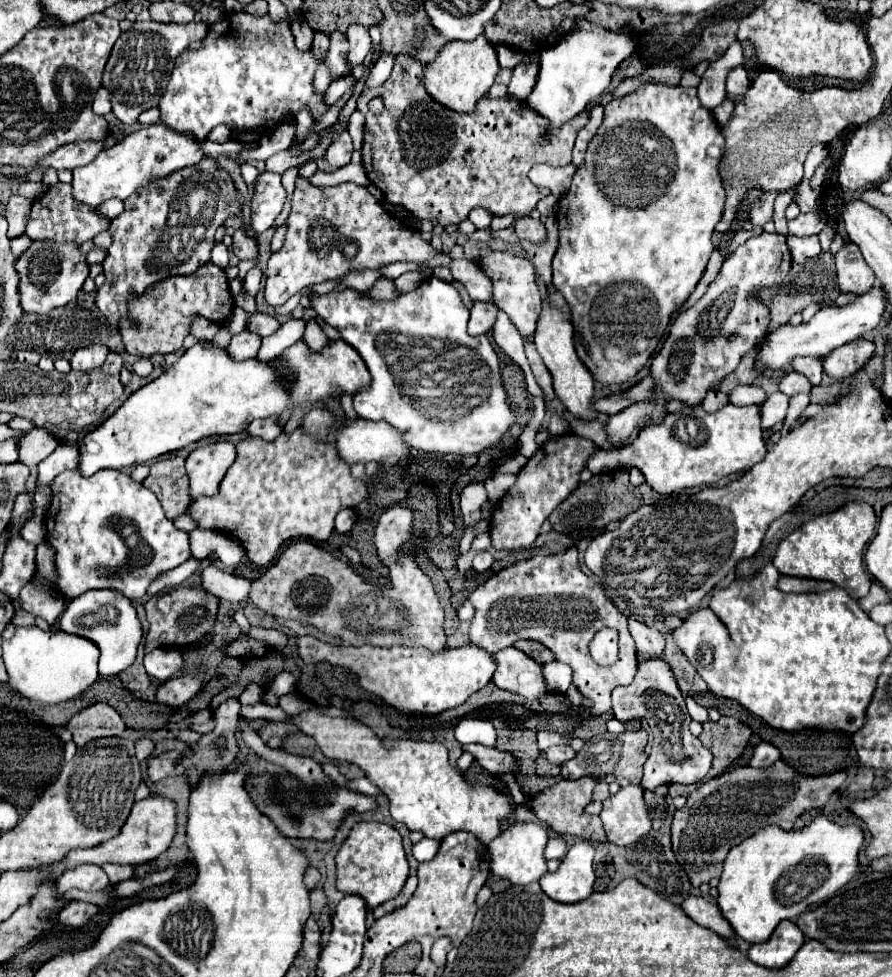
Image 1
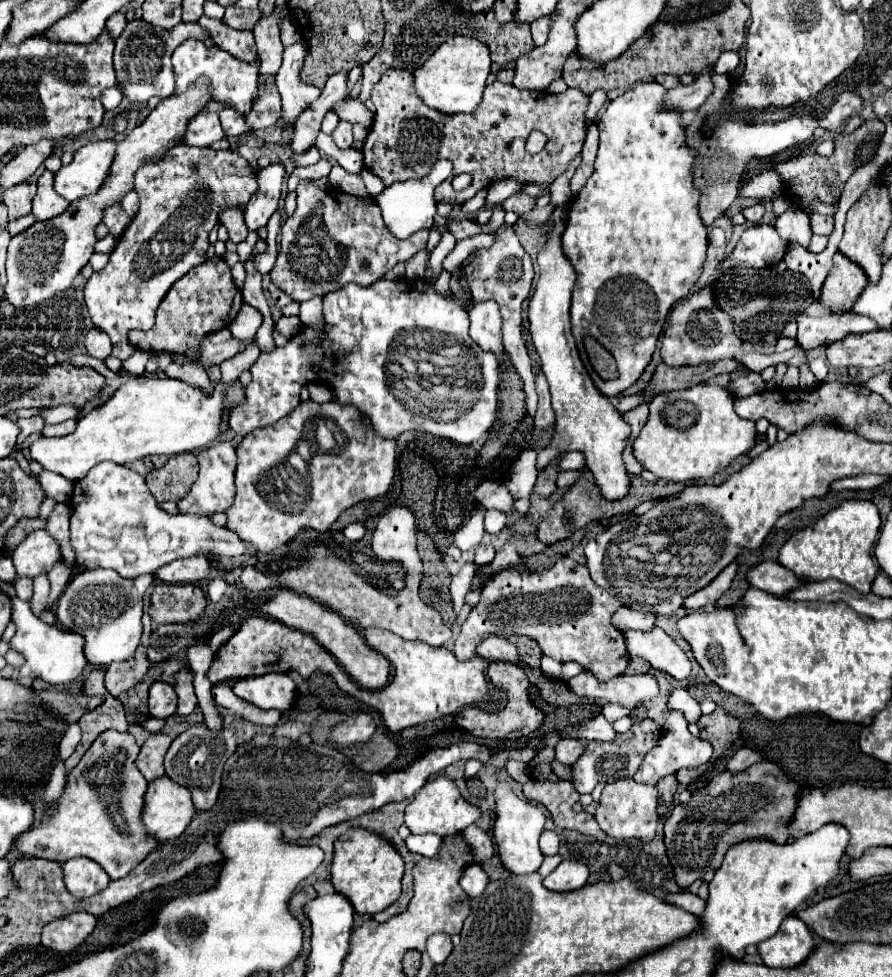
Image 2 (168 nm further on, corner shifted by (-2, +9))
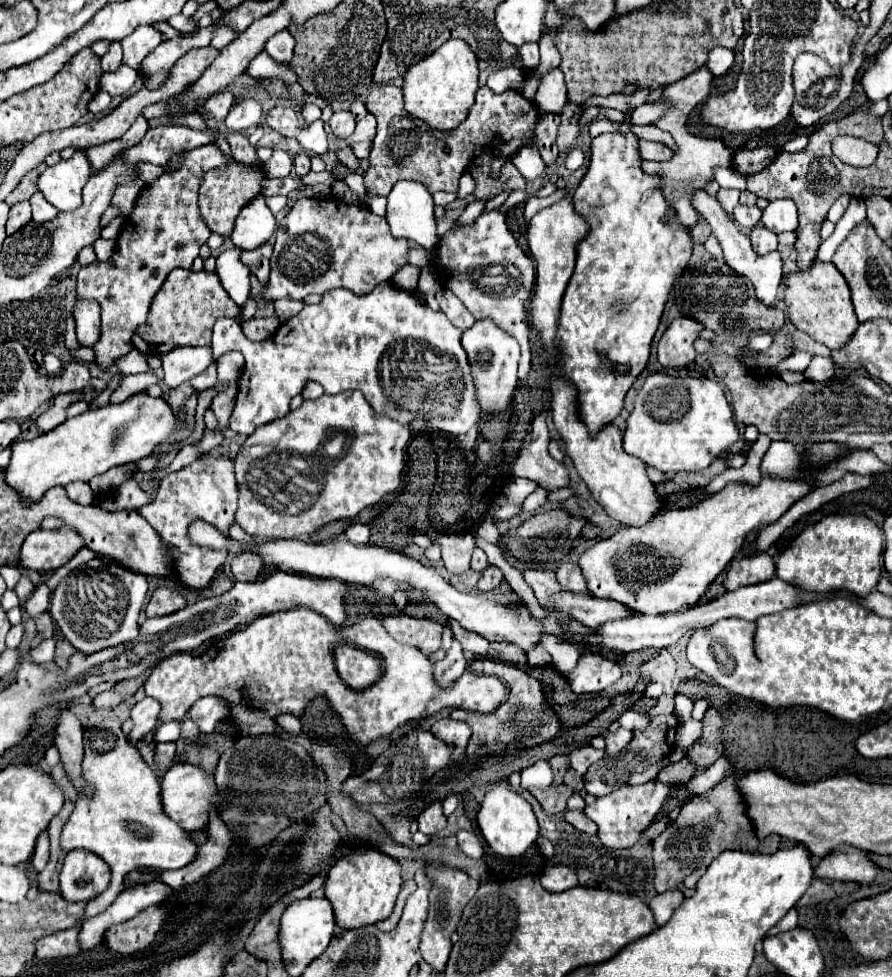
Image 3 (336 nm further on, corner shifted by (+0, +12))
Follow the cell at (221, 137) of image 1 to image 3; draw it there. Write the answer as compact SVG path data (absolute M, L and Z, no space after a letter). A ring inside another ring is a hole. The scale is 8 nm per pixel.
M248 99L248 101L240 101L236 103L228 117L226 117L226 131L228 133L240 133L246 131L248 127L260 125L260 117L262 117L262 107L258 99Z

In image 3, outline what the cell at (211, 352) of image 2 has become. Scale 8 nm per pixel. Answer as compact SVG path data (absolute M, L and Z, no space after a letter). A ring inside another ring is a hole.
M176 347L162 355L164 383L168 387L178 387L192 377L204 373L214 363L212 347Z

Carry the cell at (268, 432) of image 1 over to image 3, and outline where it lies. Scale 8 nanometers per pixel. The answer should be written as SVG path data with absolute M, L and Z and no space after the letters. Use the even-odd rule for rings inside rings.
M386 281L366 295L356 295L346 289L326 291L318 305L306 305L298 315L282 323L272 337L260 343L246 339L242 327L234 319L218 319L214 325L212 349L214 360L232 349L246 357L246 369L238 379L238 397L230 417L230 429L234 433L250 435L256 427L284 417L290 411L290 399L302 393L308 381L316 381L328 395L338 395L348 389L362 391L376 413L402 425L408 425L418 417L424 417L424 421L438 419L438 431L464 435L478 425L482 411L476 397L470 361L460 337L460 329L448 321L444 311L430 309L426 303L420 303L412 291L398 289Z

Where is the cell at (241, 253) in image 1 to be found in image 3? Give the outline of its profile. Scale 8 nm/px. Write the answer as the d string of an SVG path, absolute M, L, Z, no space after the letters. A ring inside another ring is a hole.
M240 163L222 165L204 177L204 181L200 185L200 211L202 211L202 219L206 219L206 225L210 227L210 231L214 231L222 237L230 235L240 209L250 199L260 195L262 177L264 177L264 173L260 167L248 167L248 165L240 165Z

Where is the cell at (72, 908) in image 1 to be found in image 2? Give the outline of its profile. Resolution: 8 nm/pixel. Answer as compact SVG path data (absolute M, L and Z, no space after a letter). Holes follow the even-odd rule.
M74 912L64 918L58 918L44 926L42 930L42 946L54 950L54 952L72 952L78 948L88 934L94 930L96 918L88 912Z

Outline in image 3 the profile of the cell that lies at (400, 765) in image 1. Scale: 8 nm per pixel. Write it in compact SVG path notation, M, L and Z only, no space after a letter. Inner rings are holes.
M434 801L432 805L428 805L418 817L418 829L426 835L434 835L438 831L442 831L448 823L446 815L444 815L444 809L442 809L442 801Z

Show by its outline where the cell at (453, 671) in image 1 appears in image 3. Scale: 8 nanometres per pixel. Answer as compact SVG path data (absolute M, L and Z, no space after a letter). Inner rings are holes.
M290 609L258 617L248 627L214 641L202 655L178 653L166 657L146 679L144 691L162 703L160 721L184 721L182 739L186 741L200 741L200 731L186 717L186 711L196 699L206 695L228 699L232 707L230 717L240 735L274 733L276 717L280 713L300 717L310 699L326 695L358 745L368 745L378 737L388 737L396 727L412 719L422 719L424 715L428 717L444 707L492 713L506 701L508 695L506 685L498 677L476 675L470 669L466 669L450 687L442 687L434 679L434 663L416 647L394 641L382 627L380 619L368 615L352 627L334 629L312 609ZM342 641L364 647L382 659L384 673L376 685L356 691L342 683L334 659L330 657L330 643ZM238 693L244 697L242 703L238 701Z

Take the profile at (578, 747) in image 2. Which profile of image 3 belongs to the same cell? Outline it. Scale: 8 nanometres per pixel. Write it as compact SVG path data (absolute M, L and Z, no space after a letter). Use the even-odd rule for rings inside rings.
M592 745L574 749L574 751L568 753L568 757L570 757L570 767L572 767L578 775L584 775L586 769L590 767L590 763L592 763L592 761L598 761L602 755L604 755L604 751L602 751L602 749L594 749Z

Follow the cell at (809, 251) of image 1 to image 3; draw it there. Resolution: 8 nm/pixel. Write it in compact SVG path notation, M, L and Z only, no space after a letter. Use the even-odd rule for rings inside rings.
M790 199L770 201L770 205L762 213L762 223L774 233L786 233L798 229L798 213L796 205Z

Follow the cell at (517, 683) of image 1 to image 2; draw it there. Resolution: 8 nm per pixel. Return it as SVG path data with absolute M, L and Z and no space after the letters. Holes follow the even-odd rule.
M488 636L484 642L480 642L480 646L476 646L474 654L488 662L510 662L510 664L520 662L516 646L500 636Z

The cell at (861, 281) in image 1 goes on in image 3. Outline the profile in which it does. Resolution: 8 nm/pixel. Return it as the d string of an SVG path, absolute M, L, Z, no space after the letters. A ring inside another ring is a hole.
M816 261L810 273L792 273L788 277L788 289L784 299L788 313L786 317L790 317L790 321L798 329L806 331L812 339L824 343L830 349L836 349L838 345L846 343L846 339L850 339L850 335L858 327L858 319L852 305L852 291L834 263Z

